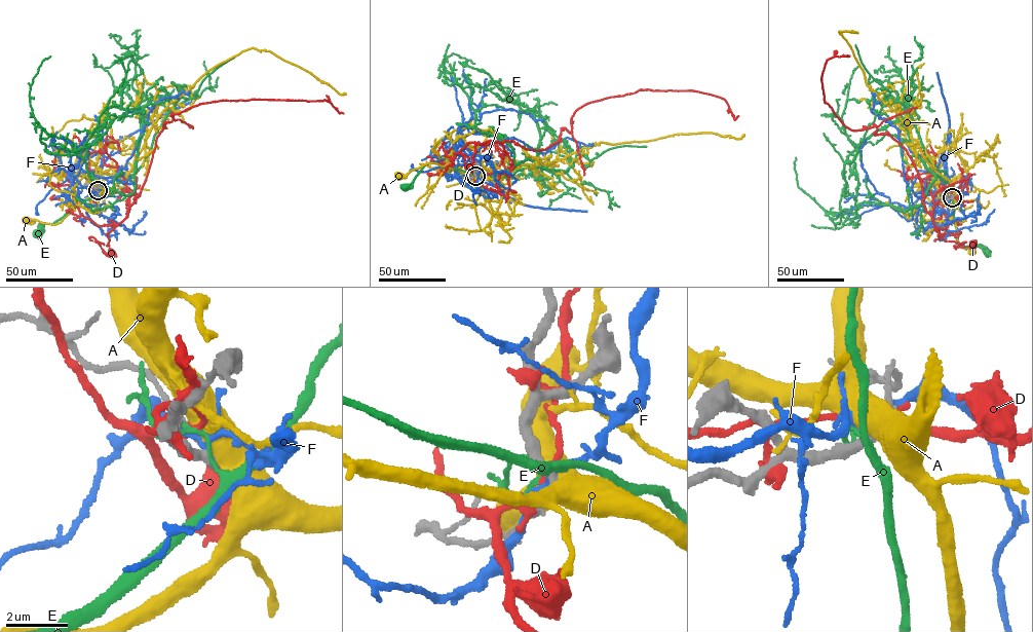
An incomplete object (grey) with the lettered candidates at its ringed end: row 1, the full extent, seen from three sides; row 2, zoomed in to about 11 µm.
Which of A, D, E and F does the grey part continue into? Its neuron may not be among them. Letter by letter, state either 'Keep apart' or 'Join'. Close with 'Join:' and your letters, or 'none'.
A: Keep apart
D: Keep apart
E: Keep apart
F: Keep apart
Join: none

